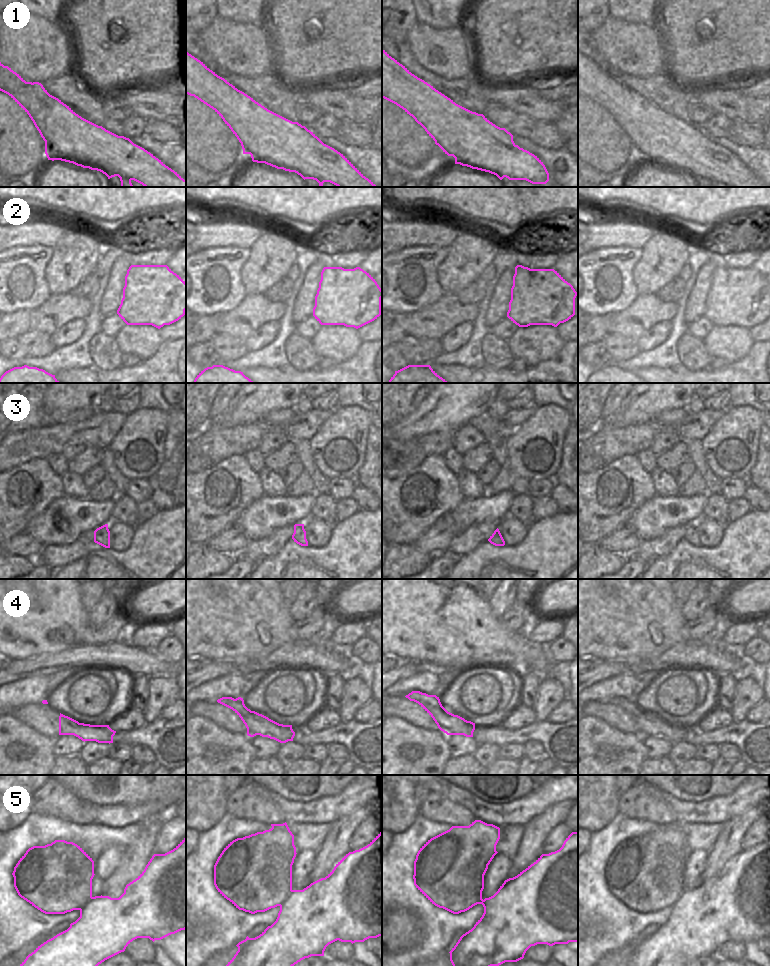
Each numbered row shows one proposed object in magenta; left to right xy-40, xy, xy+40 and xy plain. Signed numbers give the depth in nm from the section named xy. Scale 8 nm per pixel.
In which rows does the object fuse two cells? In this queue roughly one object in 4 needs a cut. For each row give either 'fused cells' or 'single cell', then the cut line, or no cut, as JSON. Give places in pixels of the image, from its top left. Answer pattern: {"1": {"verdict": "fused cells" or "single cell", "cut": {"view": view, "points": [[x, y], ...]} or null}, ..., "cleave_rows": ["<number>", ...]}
{"1": {"verdict": "fused cells", "cut": {"view": "xy-40", "points": [[45, 141], [53, 144], [58, 138], [66, 138], [91, 158]]}}, "2": {"verdict": "single cell", "cut": null}, "3": {"verdict": "single cell", "cut": null}, "4": {"verdict": "single cell", "cut": null}, "5": {"verdict": "fused cells", "cut": {"view": "xy", "points": [[292, 890], [288, 898], [280, 906]]}}, "cleave_rows": ["1", "5"]}

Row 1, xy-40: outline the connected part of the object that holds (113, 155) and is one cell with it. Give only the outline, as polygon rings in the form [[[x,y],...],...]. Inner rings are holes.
[[[0,62],[0,91],[8,94],[29,115],[45,142],[52,145],[57,142],[58,138],[66,138],[70,143],[78,144],[79,149],[90,156],[89,158],[81,157],[81,167],[100,171],[108,179],[115,176],[128,178],[144,187],[186,187],[186,180],[177,172],[144,148],[134,144],[129,138],[118,136],[82,118],[69,106],[50,94],[42,100],[32,92],[20,91],[31,83],[26,82],[19,74]]]

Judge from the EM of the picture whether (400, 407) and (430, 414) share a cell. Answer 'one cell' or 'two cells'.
two cells

